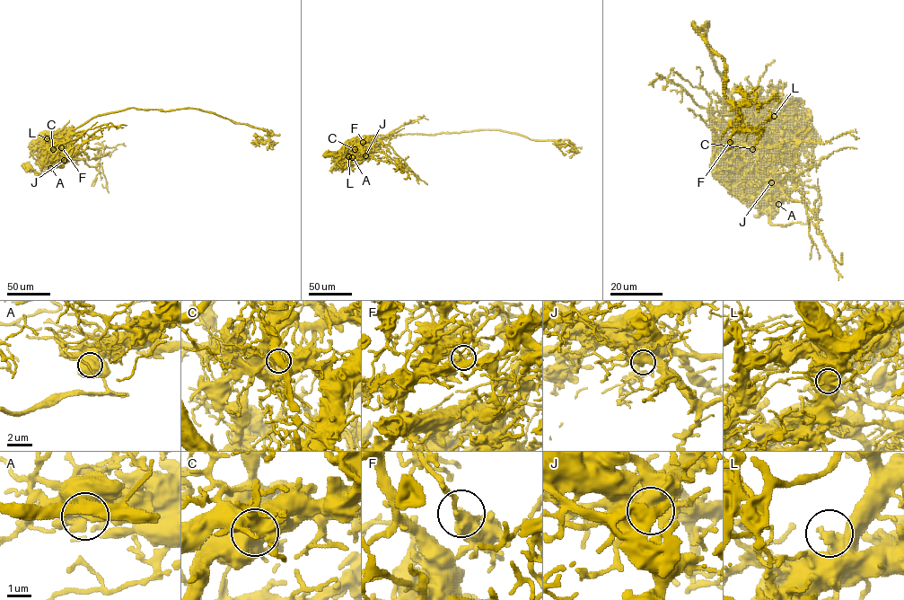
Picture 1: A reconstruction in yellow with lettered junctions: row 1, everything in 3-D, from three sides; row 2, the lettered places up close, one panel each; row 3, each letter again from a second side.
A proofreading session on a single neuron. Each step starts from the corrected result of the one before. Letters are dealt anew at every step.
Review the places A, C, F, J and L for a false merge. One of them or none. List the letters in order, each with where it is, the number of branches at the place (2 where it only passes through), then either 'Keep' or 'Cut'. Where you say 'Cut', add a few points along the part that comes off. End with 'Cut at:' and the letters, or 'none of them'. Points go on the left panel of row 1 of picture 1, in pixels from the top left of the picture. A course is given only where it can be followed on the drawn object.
A: Place: (50, 168). Branches: 2. Cut. Course of the part to remove: (50, 168), (41, 170), (47, 148), (52, 150)
C: Place: (53, 149). Branches: 2. Keep
F: Place: (61, 147). Branches: 2. Keep
J: Place: (64, 160). Branches: 2. Keep
L: Place: (47, 138). Branches: 2. Keep
Cut at: A

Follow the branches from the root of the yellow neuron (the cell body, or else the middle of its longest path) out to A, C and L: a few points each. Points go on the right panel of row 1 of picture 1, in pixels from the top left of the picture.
A: (763, 205), (773, 215), (772, 224), (806, 224), (818, 213), (819, 191), (797, 184), (778, 204)
C: (763, 205), (772, 224), (806, 224), (818, 213), (820, 195), (803, 184), (773, 187), (752, 149)
L: (763, 205), (772, 224), (786, 224), (806, 224), (820, 203), (814, 188), (783, 189), (769, 167), (774, 116)

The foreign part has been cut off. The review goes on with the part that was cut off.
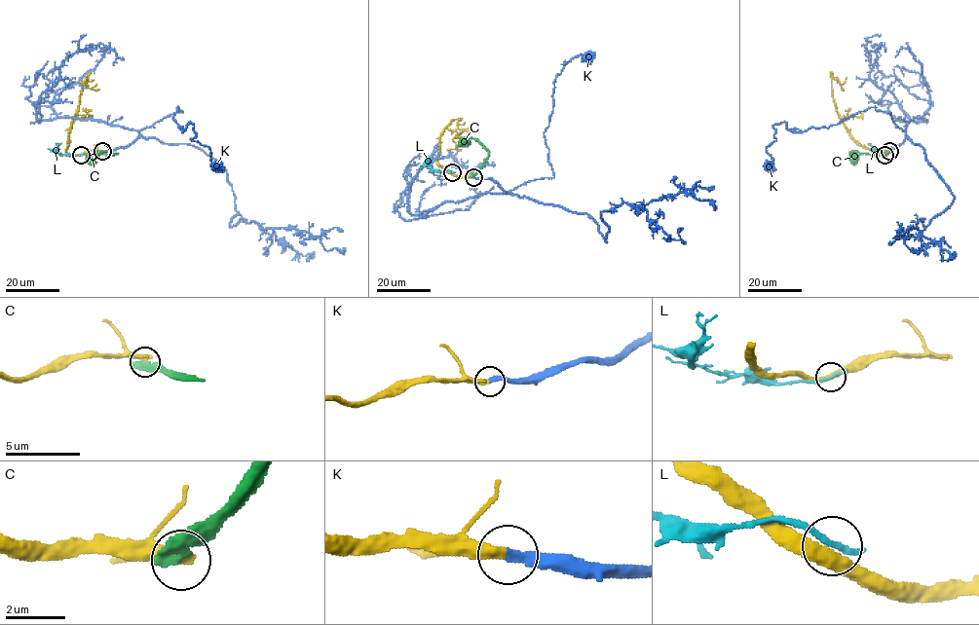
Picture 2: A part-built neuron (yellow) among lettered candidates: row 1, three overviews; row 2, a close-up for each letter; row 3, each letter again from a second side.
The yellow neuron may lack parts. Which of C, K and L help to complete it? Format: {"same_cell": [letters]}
{"same_cell": ["K"]}

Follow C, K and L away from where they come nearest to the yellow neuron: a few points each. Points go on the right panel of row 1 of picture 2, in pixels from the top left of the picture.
C: (889, 152), (877, 155), (850, 152), (859, 159)
K: (889, 151), (906, 137), (919, 145), (954, 197), (926, 225), (920, 219), (904, 233), (911, 249), (922, 247)
L: (884, 155), (875, 151), (868, 143)

